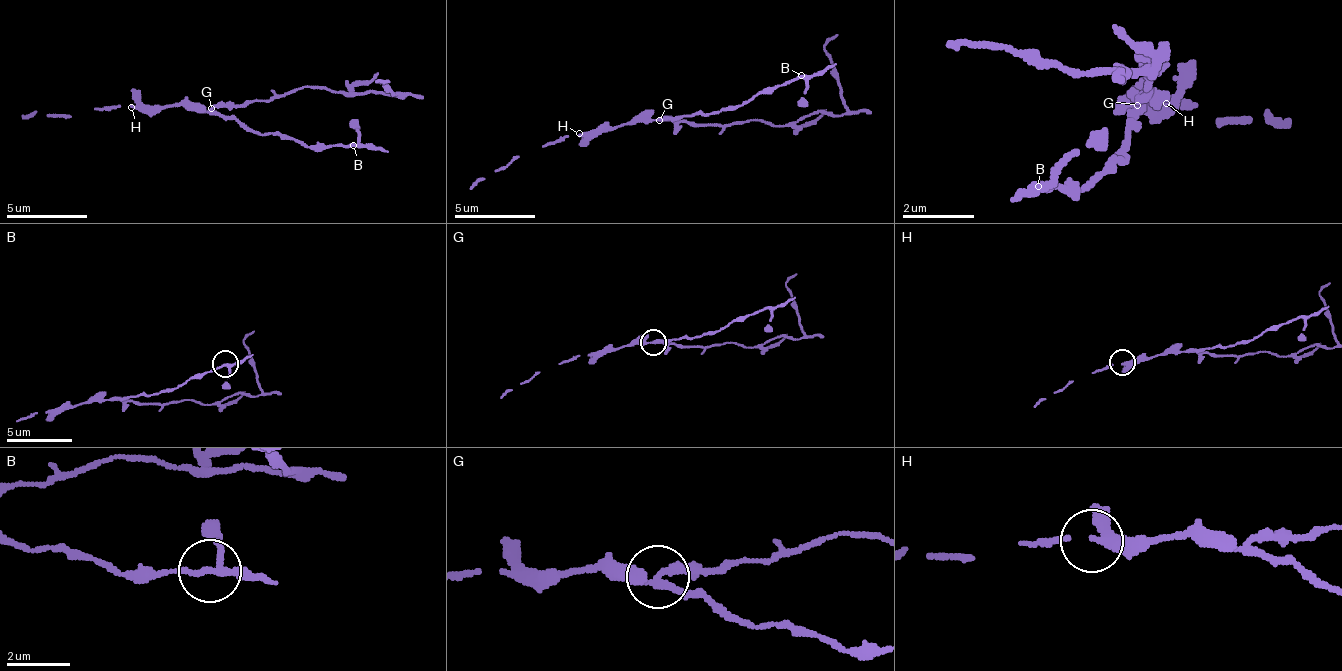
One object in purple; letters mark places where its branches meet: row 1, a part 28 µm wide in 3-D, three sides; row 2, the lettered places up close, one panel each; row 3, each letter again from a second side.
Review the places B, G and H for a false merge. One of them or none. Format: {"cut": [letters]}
{"cut": ["G"]}

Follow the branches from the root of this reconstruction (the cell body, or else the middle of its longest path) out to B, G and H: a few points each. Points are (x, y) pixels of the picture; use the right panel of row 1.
B: (1148, 85), (1130, 112), (1130, 139), (1121, 148), (1121, 157), (1103, 175), (1094, 175), (1085, 184), (1040, 184)
G: (1148, 85), (1139, 94), (1139, 103)
H: (1148, 85), (1139, 94), (1139, 103), (1166, 103)

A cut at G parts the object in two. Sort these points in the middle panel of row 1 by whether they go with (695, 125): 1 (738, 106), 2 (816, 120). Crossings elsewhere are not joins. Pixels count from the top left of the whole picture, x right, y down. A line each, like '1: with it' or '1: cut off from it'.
1: cut off from it
2: with it

